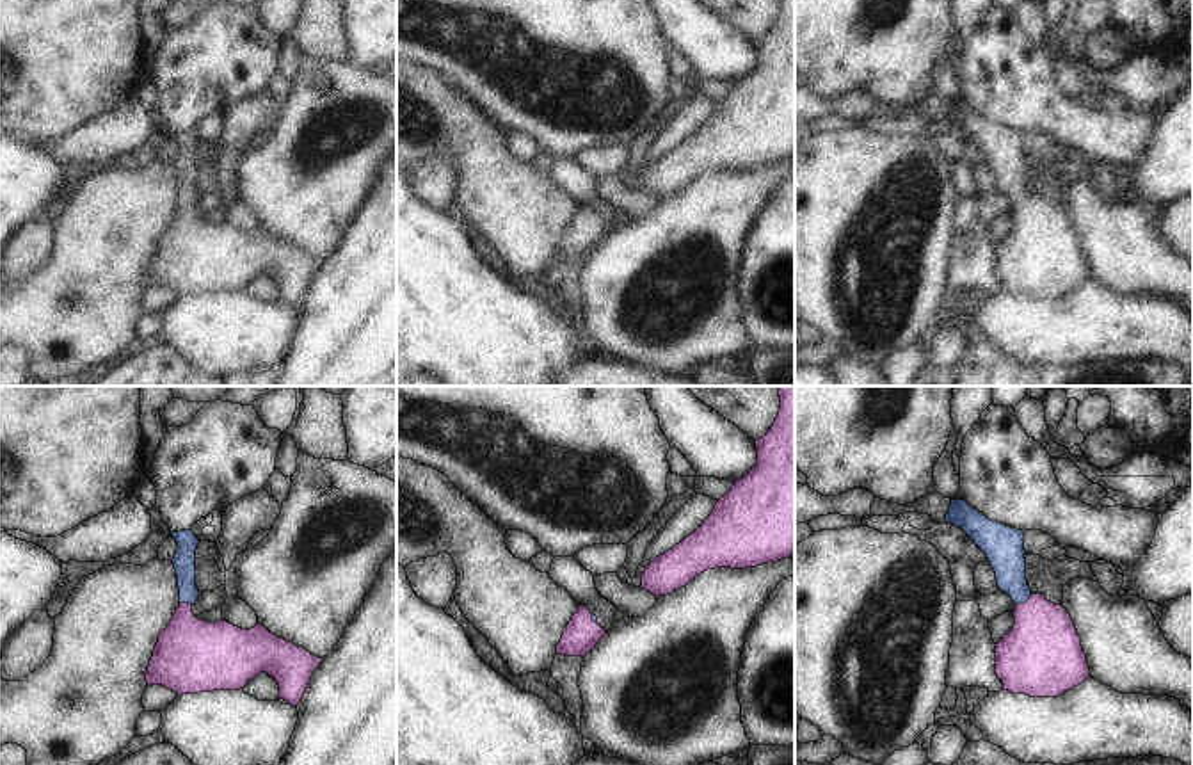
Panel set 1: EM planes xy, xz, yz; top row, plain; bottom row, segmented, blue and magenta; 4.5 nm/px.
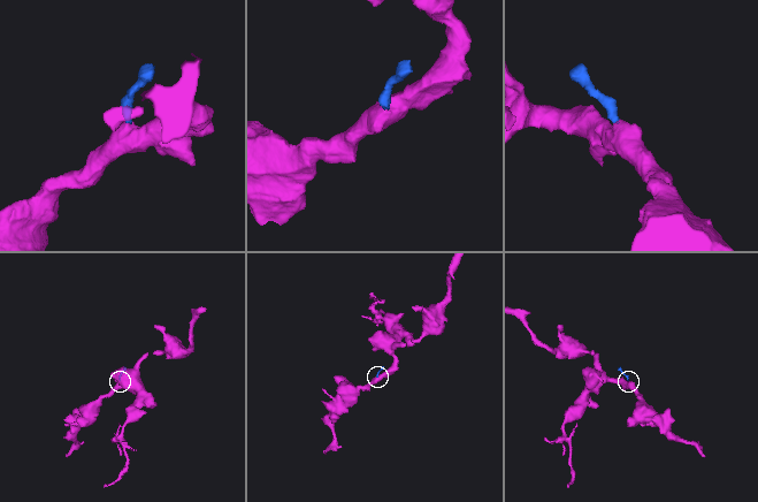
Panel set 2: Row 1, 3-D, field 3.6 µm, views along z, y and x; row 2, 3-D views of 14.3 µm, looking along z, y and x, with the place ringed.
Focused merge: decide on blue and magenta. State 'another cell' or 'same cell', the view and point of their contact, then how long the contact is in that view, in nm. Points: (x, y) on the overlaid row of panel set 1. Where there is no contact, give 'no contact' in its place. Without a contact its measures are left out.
same cell; contact yz (1024, 602); length 90 nm

